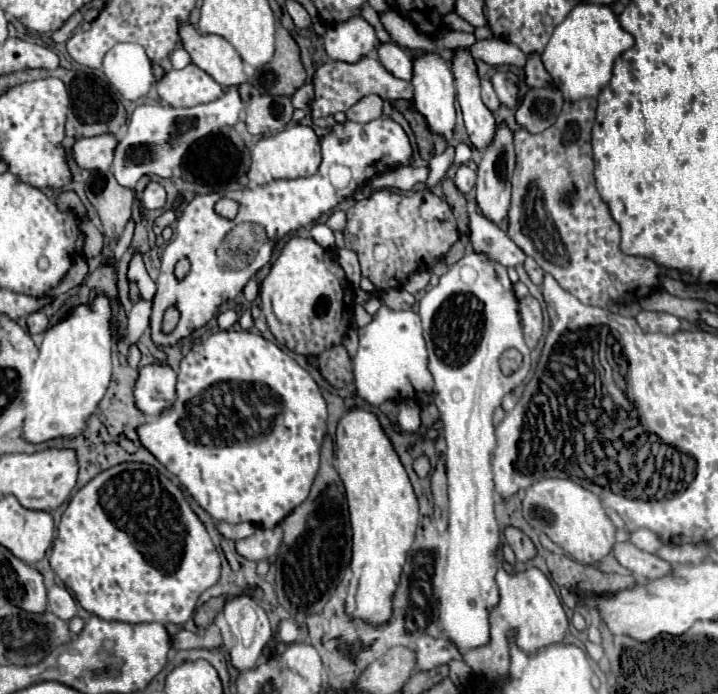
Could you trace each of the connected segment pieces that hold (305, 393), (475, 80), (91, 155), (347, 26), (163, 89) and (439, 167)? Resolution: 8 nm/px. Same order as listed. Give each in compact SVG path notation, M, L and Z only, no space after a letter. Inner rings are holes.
M220 330L212 334L206 342L194 344L190 352L180 360L178 380L176 380L176 400L170 408L166 408L158 418L148 420L146 424L138 426L138 438L150 454L158 458L162 466L166 466L168 472L172 472L180 484L188 490L188 494L198 502L200 508L204 508L214 520L238 524L238 522L250 522L260 528L274 528L280 524L298 504L302 504L310 492L312 480L318 472L320 462L320 446L326 434L326 402L322 398L322 392L316 384L316 380L310 376L306 368L302 368L294 358L290 358L286 352L282 352L274 342L264 340L260 334L252 334L248 330Z
M454 48L450 62L466 132L472 146L484 150L496 132L496 120L480 100L480 78L474 56L470 54L470 48Z
M114 134L80 138L74 144L74 160L86 170L108 170L114 158L114 146L118 146Z
M362 16L338 22L338 26L330 26L324 34L324 46L332 60L358 62L362 56L374 50L374 44L374 28Z
M188 64L182 70L166 72L164 78L156 82L156 90L162 102L174 108L208 104L224 94L224 88L196 64Z
M448 146L440 156L434 156L434 158L428 162L428 166L430 166L430 176L428 176L428 180L426 180L426 186L438 184L438 182L444 178L446 170L452 166L452 160L454 160L454 146Z

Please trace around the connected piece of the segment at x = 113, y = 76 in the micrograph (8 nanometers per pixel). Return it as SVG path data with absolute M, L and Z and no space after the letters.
M116 44L104 56L104 74L126 100L144 98L154 84L152 62L140 44Z

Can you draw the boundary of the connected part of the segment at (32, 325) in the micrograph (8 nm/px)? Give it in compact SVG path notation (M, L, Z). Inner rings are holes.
M32 312L28 318L26 318L26 326L28 326L28 332L30 334L40 334L48 328L48 318L44 312Z

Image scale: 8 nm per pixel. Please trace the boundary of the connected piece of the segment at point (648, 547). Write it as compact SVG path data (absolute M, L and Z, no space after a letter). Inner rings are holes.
M638 528L638 530L630 532L630 542L634 546L638 546L640 550L646 550L646 552L656 552L658 548L662 548L660 538L654 532L644 530L644 528Z

